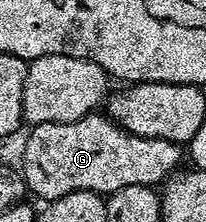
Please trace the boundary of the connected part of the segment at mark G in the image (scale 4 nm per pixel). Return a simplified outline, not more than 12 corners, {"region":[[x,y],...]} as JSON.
{"region":[[103,112],[31,126],[23,183],[44,203],[155,188],[180,143]]}

